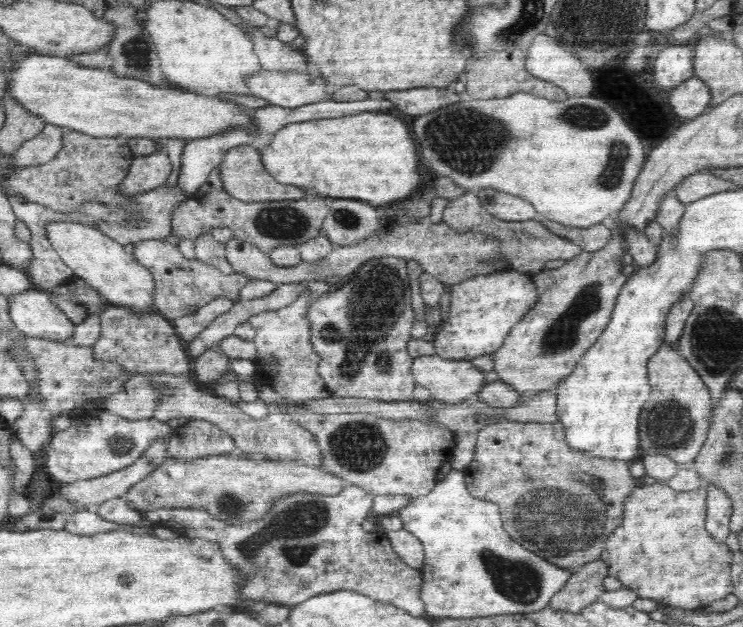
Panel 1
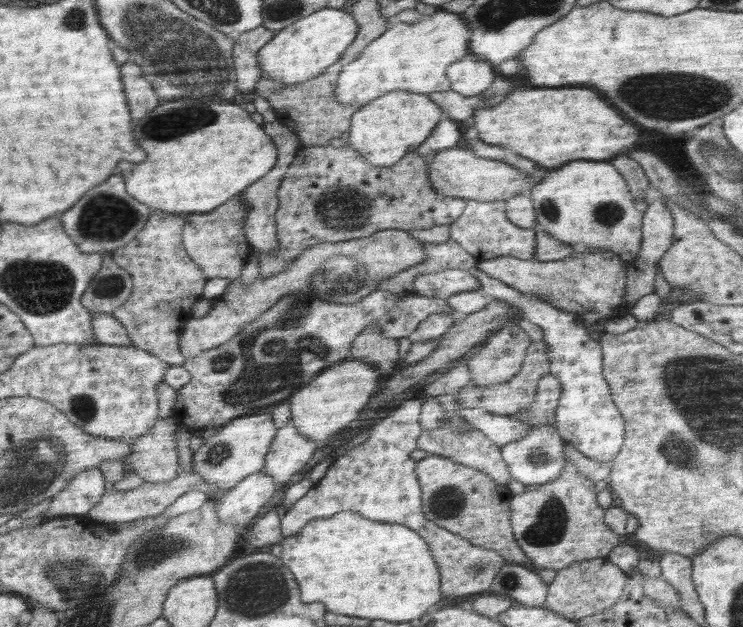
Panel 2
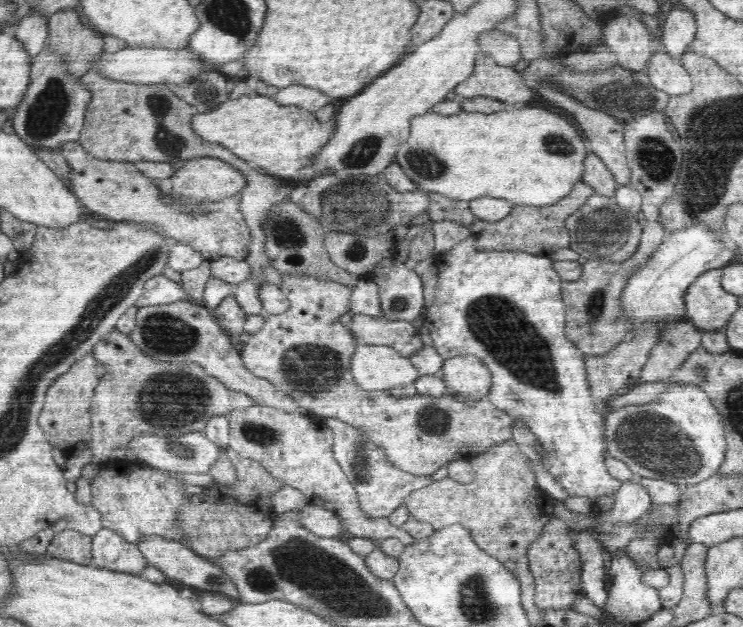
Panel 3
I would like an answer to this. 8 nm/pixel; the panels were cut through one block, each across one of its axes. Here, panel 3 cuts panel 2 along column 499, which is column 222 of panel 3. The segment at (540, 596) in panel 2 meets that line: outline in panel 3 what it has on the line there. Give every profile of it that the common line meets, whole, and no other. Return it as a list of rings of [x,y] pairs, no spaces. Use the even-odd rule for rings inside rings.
[[[148,535],[138,541],[137,547],[148,562],[148,565],[154,566],[161,571],[163,579],[177,580],[186,586],[208,590],[208,592],[224,595],[240,602],[238,589],[234,587],[230,577],[220,567],[214,566],[205,557],[196,555],[188,547],[187,543],[170,540],[158,535]]]

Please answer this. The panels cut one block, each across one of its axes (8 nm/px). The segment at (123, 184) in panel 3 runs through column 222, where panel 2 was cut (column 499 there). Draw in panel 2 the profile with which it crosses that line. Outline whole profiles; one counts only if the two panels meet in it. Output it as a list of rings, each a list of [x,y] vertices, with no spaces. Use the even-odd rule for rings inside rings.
[[[506,199],[477,201],[467,200],[462,215],[449,225],[450,239],[465,248],[477,261],[494,257],[516,257],[520,260],[532,260],[535,256],[535,233],[532,228],[520,228],[506,218]]]

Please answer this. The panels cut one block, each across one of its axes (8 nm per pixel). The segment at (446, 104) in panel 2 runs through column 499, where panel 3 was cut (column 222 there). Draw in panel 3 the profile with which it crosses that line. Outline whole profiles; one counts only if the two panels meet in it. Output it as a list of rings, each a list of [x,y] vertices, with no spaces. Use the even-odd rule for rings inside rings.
[[[218,72],[205,73],[185,86],[172,85],[171,90],[183,102],[197,109],[199,114],[214,111],[229,98],[226,83],[228,77]]]

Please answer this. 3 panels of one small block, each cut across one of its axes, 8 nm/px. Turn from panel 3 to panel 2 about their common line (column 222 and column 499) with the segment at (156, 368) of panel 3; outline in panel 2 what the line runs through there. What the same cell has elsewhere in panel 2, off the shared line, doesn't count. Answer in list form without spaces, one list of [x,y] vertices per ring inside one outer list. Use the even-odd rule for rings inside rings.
[[[532,342],[527,348],[527,354],[524,356],[521,369],[516,376],[513,376],[508,382],[496,386],[470,385],[461,388],[456,393],[459,405],[468,408],[481,408],[489,413],[508,416],[512,416],[515,412],[531,405],[535,399],[538,381],[549,373],[549,360],[546,352],[548,352],[548,348],[545,342]]]

